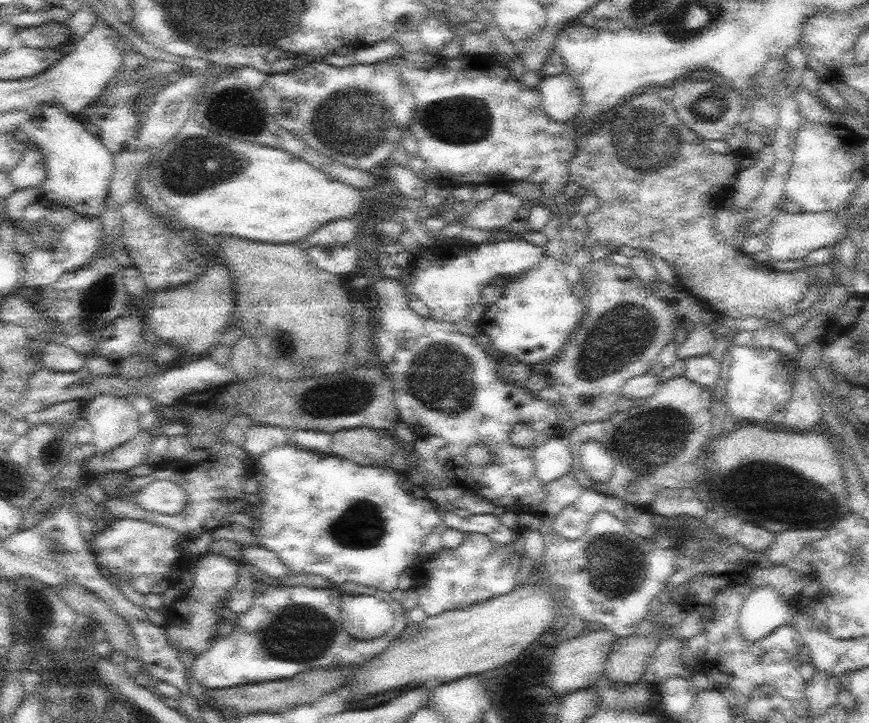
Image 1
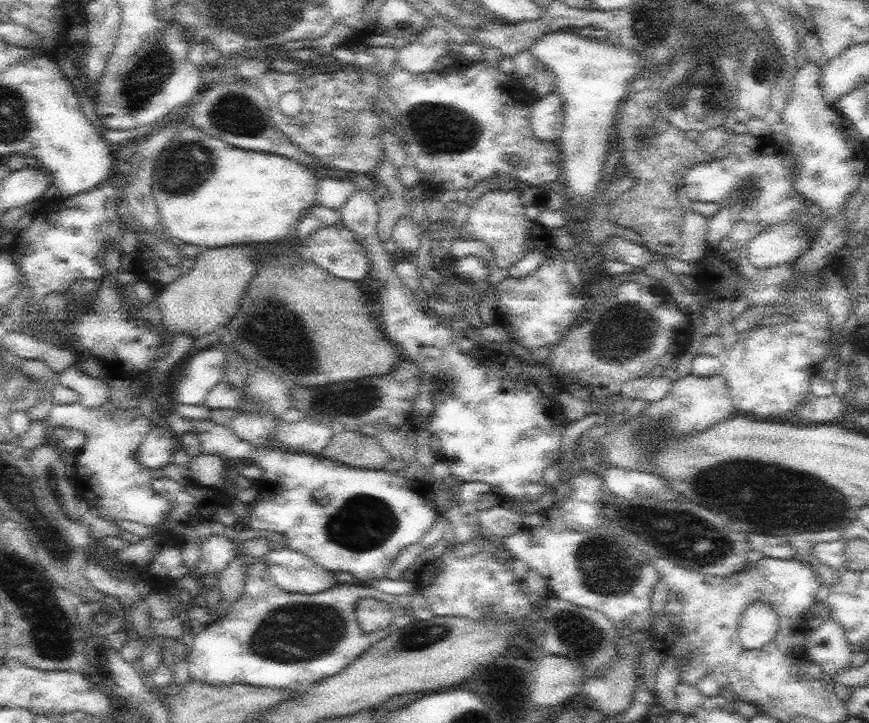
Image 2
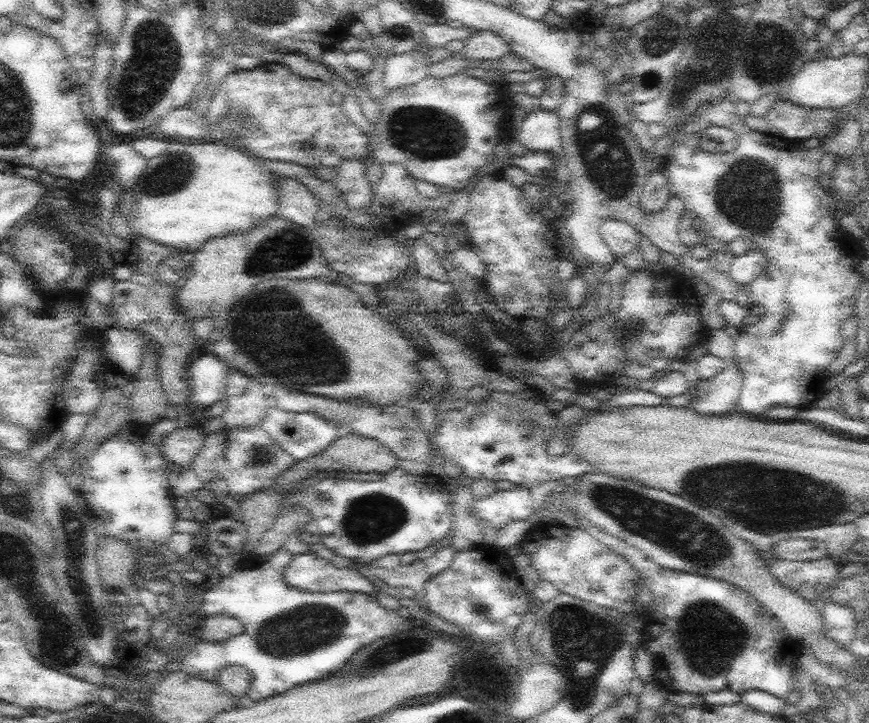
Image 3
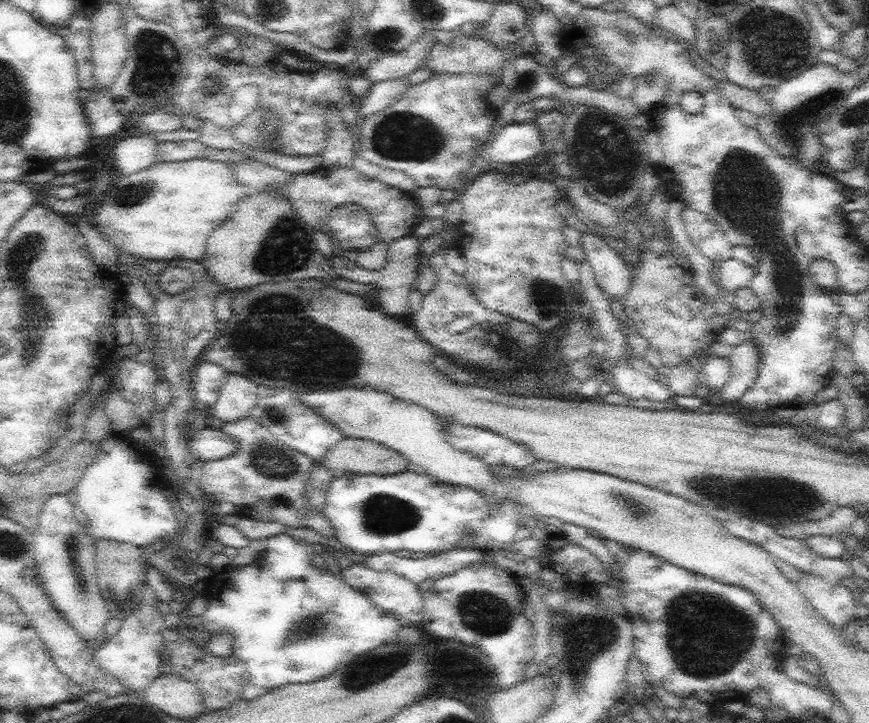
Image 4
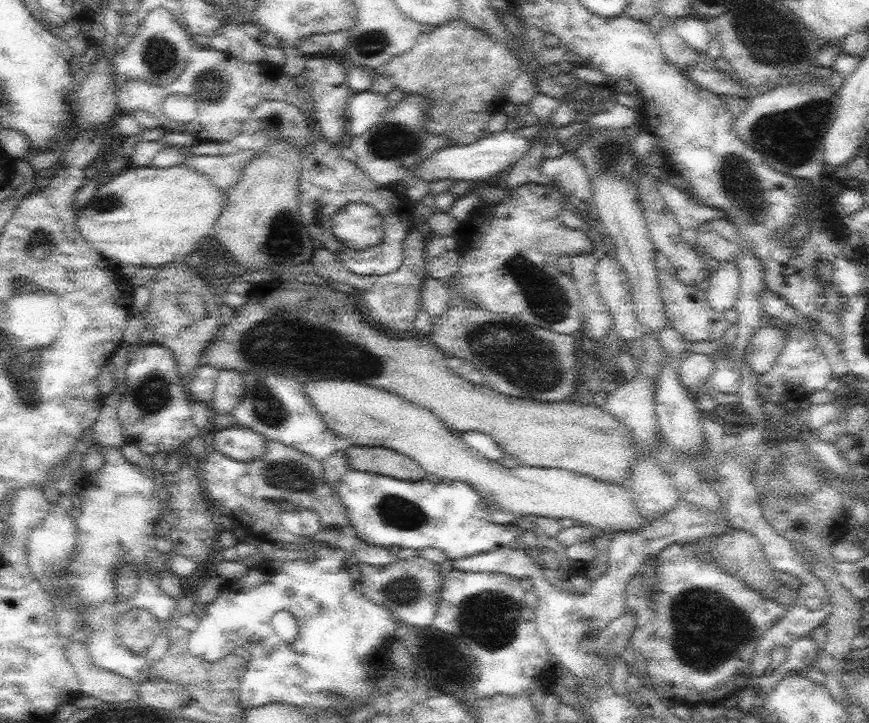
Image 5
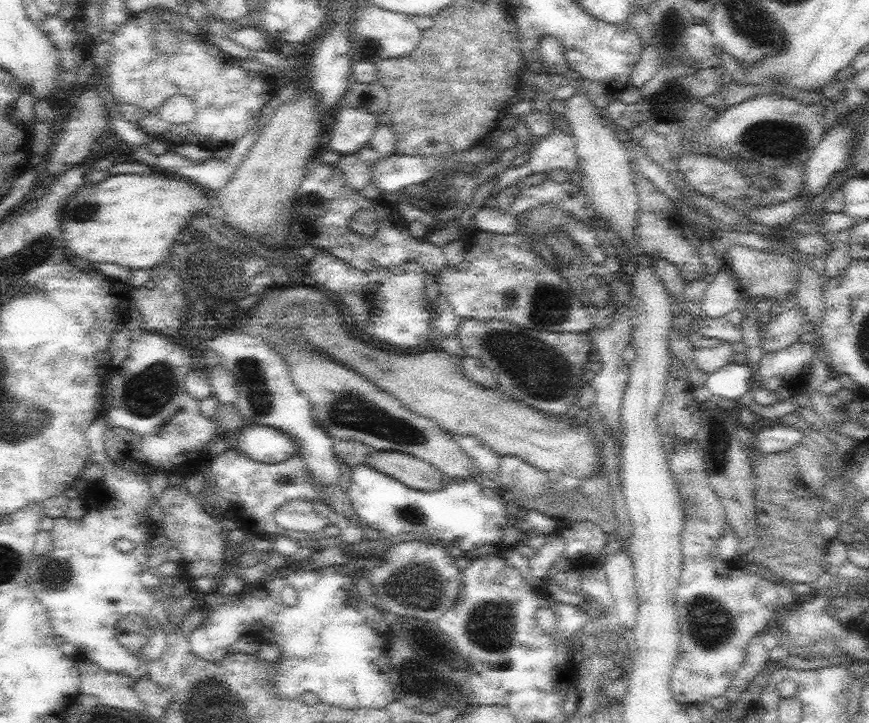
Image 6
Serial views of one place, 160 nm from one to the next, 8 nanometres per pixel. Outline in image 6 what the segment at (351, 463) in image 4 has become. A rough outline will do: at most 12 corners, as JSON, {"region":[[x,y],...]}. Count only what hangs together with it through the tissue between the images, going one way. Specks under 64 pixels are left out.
{"region":[[388,450],[369,454],[364,464],[416,490],[440,490],[433,464]]}

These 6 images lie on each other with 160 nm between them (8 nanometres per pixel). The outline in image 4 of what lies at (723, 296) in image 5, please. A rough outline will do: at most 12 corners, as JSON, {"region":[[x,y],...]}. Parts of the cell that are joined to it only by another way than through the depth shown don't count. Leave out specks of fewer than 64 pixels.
{"region":[[730,258],[716,269],[720,294],[751,286],[757,268]]}

